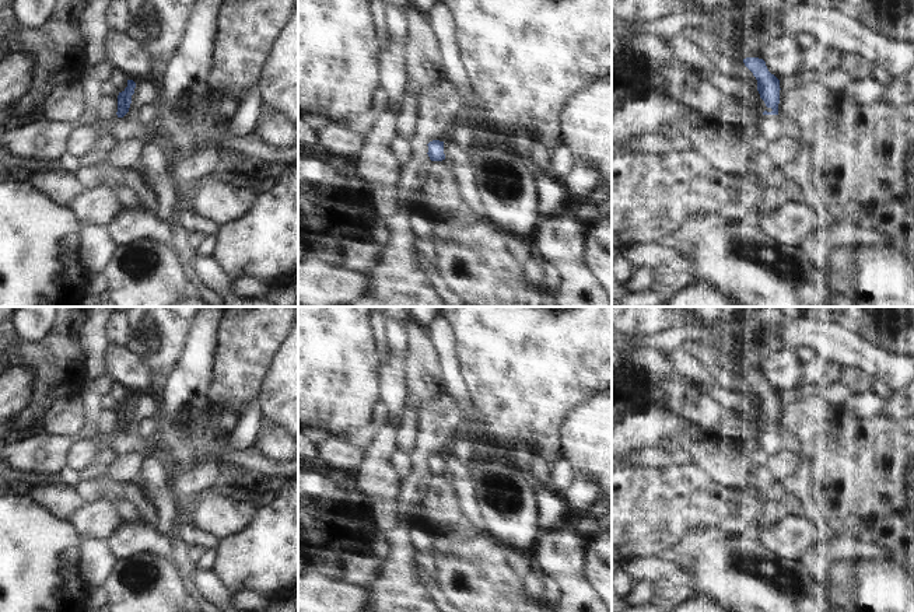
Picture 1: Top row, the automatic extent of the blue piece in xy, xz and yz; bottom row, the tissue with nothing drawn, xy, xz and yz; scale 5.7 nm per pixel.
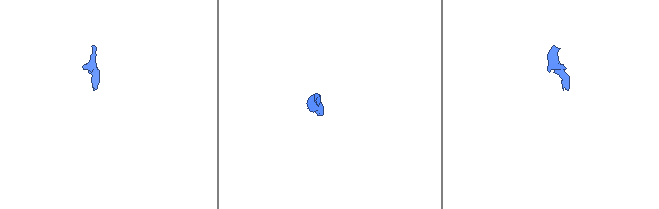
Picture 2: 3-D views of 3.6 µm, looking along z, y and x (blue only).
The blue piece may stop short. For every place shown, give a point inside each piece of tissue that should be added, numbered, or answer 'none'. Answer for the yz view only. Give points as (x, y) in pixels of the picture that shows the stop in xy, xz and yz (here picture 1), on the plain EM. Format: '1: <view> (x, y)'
none

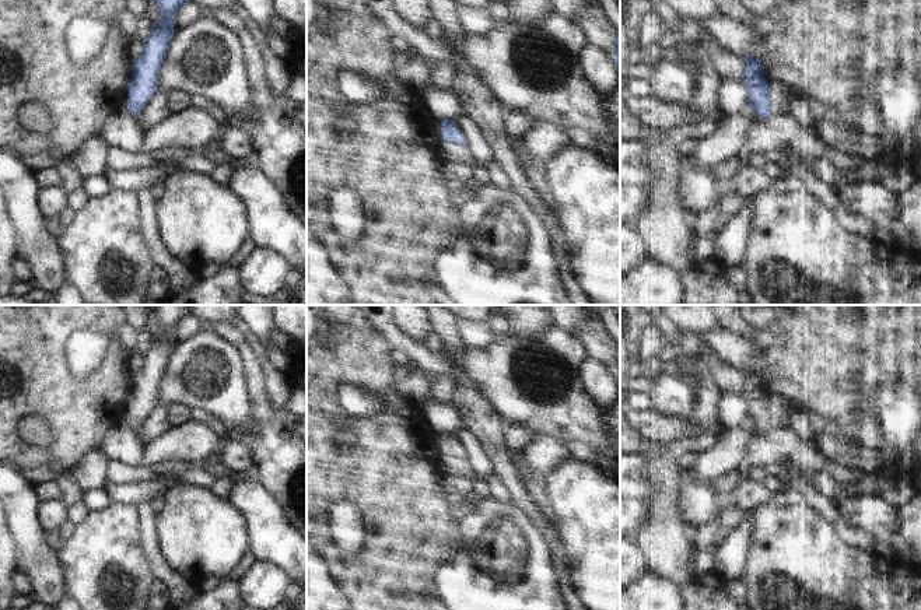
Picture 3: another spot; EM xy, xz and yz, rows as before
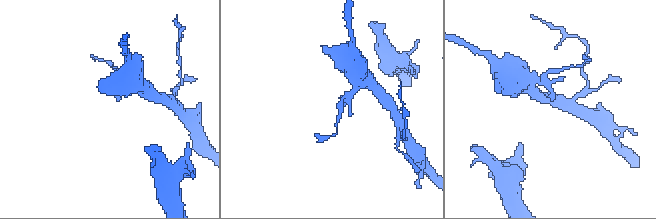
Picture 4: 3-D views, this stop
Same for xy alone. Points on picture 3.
none

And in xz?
none

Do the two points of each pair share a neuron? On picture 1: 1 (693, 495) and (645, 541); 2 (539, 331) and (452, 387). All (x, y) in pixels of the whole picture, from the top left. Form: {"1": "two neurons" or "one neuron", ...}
{"1": "one neuron", "2": "two neurons"}

